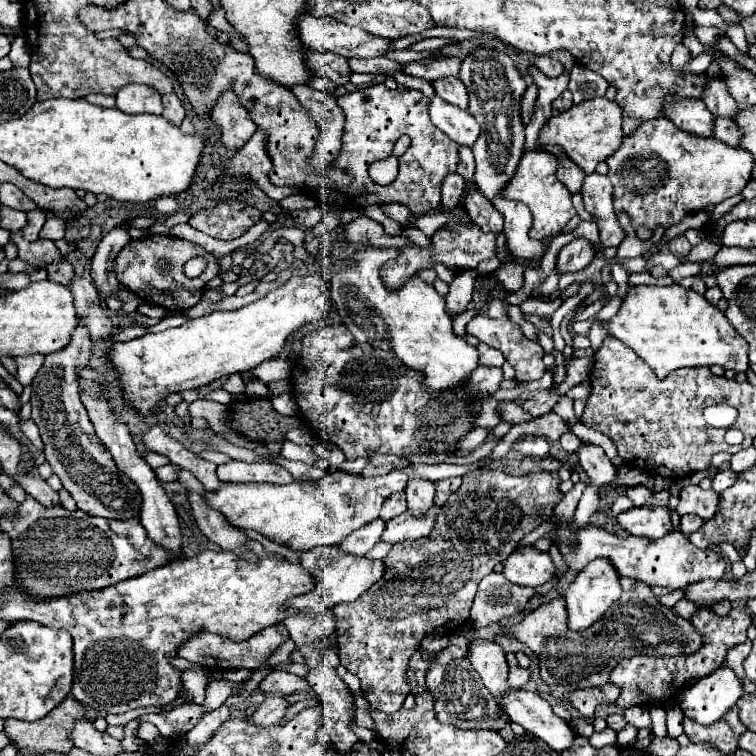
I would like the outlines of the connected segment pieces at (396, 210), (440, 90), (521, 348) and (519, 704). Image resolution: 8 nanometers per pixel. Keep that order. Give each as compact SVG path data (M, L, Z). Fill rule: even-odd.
M383 204L381 208L383 208L385 216L397 220L399 224L409 224L409 220L411 220L411 212L403 204Z
M449 76L449 80L437 80L433 88L437 90L437 96L441 96L441 100L467 108L467 90L457 76Z
M489 300L487 308L471 318L471 322L467 324L467 332L471 336L475 336L479 342L485 342L485 344L501 350L505 360L515 368L515 378L519 382L523 382L523 380L537 380L546 371L546 366L543 362L544 350L538 342L531 342L527 338L521 338L521 328L515 322L509 320L509 316L507 316L503 306L505 306L503 300Z
M513 688L509 696L501 696L497 702L501 708L505 708L505 714L511 718L511 722L521 724L527 732L545 740L553 750L563 752L571 746L575 738L573 730L565 720L553 714L551 704L537 692Z

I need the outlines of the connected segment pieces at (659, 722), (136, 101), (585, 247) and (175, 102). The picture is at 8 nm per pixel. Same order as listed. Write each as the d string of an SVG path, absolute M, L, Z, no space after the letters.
M653 704L649 708L649 714L651 714L651 720L653 720L653 730L657 736L665 736L665 708L663 706L657 706Z
M127 84L117 92L117 108L125 114L159 114L159 92L143 84Z
M577 238L577 240L569 242L567 246L563 246L563 250L559 252L559 256L557 256L557 272L559 274L579 272L593 260L593 256L595 256L593 246L587 240Z
M169 92L169 94L163 94L161 100L163 100L163 116L179 126L181 120L185 118L185 106L181 98L175 92Z

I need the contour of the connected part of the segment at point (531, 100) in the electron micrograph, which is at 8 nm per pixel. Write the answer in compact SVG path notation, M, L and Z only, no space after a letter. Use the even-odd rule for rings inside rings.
M529 84L527 92L523 94L523 100L521 100L521 118L523 118L523 124L527 124L529 118L533 116L535 102L537 102L537 84Z

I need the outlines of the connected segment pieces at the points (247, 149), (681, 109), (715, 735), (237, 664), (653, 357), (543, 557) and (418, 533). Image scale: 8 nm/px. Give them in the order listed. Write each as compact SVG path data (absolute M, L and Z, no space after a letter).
M259 128L255 136L249 138L249 142L227 162L227 172L237 178L249 178L253 180L267 196L273 200L283 200L289 194L297 194L299 188L277 188L269 182L267 172L273 170L269 150L267 150L267 132Z
M699 98L677 100L677 104L673 104L673 108L669 108L667 118L685 132L691 132L697 136L713 136L713 132L711 132L713 114L705 108L703 100L699 100Z
M729 710L721 720L717 720L711 726L701 726L687 718L683 720L683 724L685 724L685 734L689 736L691 742L695 744L707 742L725 754L735 754L737 740L747 730L745 724L741 724L737 710Z
M269 626L263 628L261 632L257 632L257 636L251 636L249 640L243 642L235 642L235 640L227 640L227 636L217 636L217 634L209 634L205 630L195 632L189 640L185 640L185 644L181 644L181 648L177 648L177 654L189 662L201 664L205 668L215 668L215 670L231 670L231 668L249 668L249 670L257 670L263 662L263 658L267 654L271 654L275 648L279 648L285 640L289 638L287 628L283 626L283 630L279 626Z
M635 286L629 288L621 310L609 322L609 334L623 340L643 358L659 378L685 366L723 366L735 372L749 370L747 344L729 324L727 316L693 288Z
M525 546L509 554L503 574L515 584L537 588L555 574L555 564L547 552L541 552L535 546Z
M435 506L435 508L429 508L429 512L425 512L425 516L415 518L415 516L409 516L409 510L407 510L401 516L395 516L393 520L387 522L387 530L383 532L383 540L397 544L403 540L427 536L433 530L439 512L441 512L441 508Z

